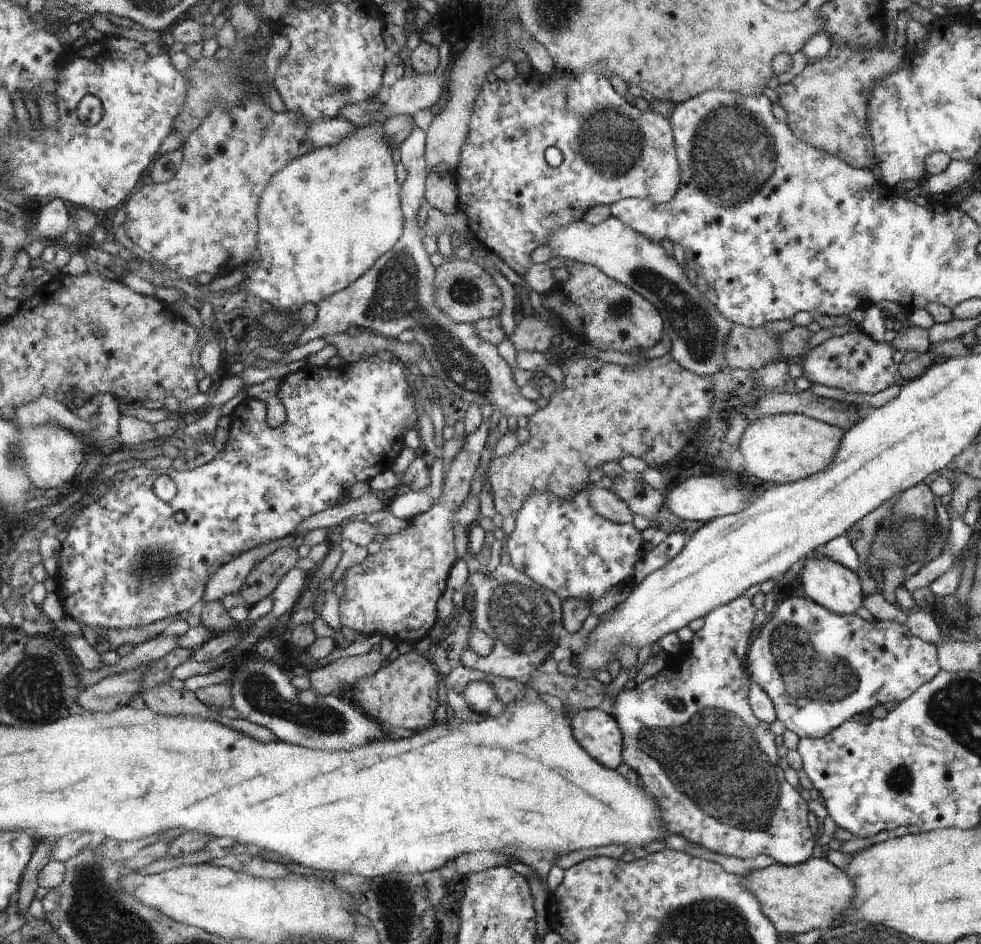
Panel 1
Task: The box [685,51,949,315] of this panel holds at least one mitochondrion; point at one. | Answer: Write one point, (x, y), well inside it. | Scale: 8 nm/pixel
(733, 151)

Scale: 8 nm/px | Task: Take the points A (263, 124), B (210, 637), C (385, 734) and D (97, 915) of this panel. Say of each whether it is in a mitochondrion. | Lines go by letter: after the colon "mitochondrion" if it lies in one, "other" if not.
A: mitochondrion
B: other
C: other
D: mitochondrion

